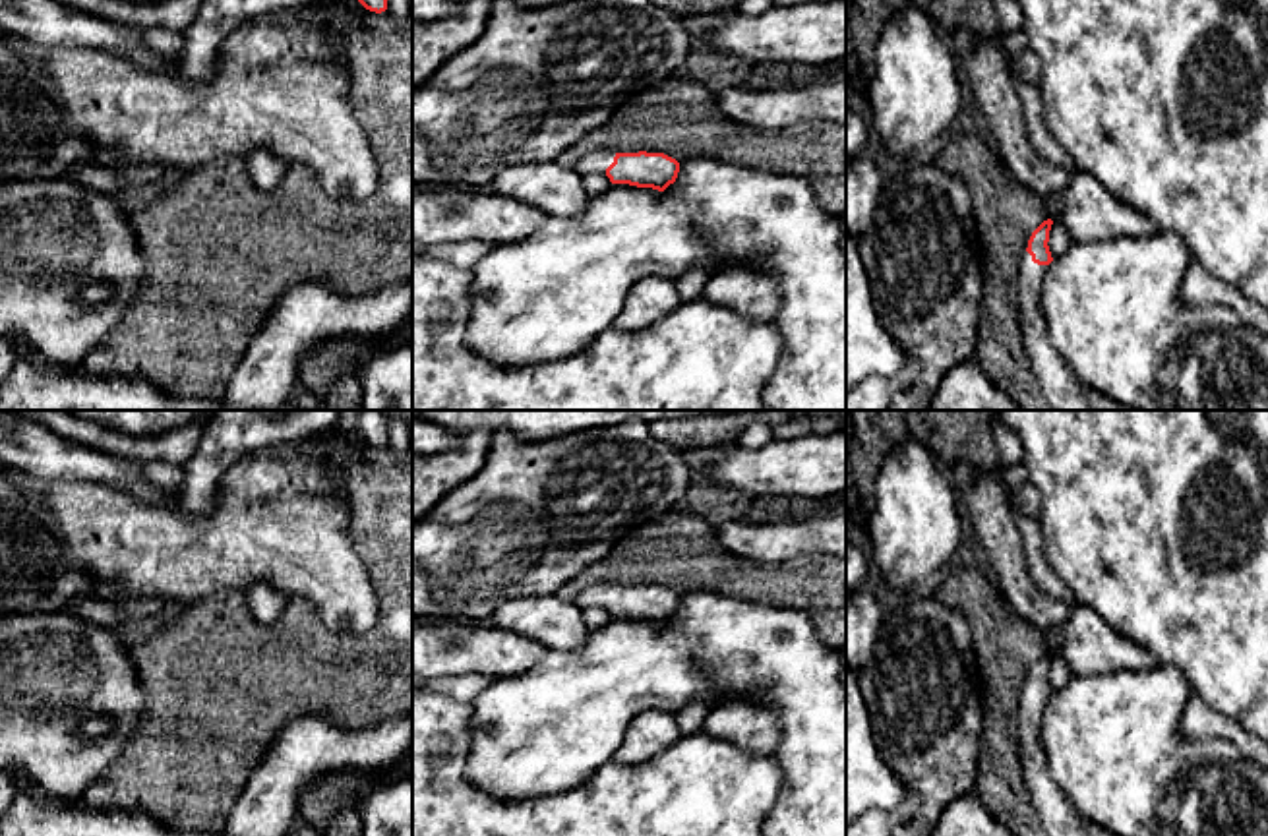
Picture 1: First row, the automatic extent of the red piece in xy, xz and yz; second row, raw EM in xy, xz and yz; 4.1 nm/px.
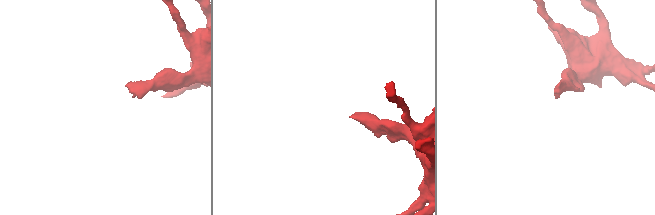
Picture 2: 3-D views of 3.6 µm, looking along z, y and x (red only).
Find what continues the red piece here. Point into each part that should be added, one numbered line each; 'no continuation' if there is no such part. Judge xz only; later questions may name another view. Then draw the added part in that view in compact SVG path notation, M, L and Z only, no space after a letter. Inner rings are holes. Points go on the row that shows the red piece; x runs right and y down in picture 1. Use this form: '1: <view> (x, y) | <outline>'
1: xz (595, 163) | M596 149L596 151L589 153L587 157L583 157L579 163L575 163L573 168L581 176L589 176L589 174L606 176L606 168L614 163L614 157L616 157L616 151Z

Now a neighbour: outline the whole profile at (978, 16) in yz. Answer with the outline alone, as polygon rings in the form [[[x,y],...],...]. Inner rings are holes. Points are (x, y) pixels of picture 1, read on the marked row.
[[[910,0],[921,8],[935,25],[947,31],[970,29],[983,39],[1001,35],[1001,21],[995,14],[993,0]]]

